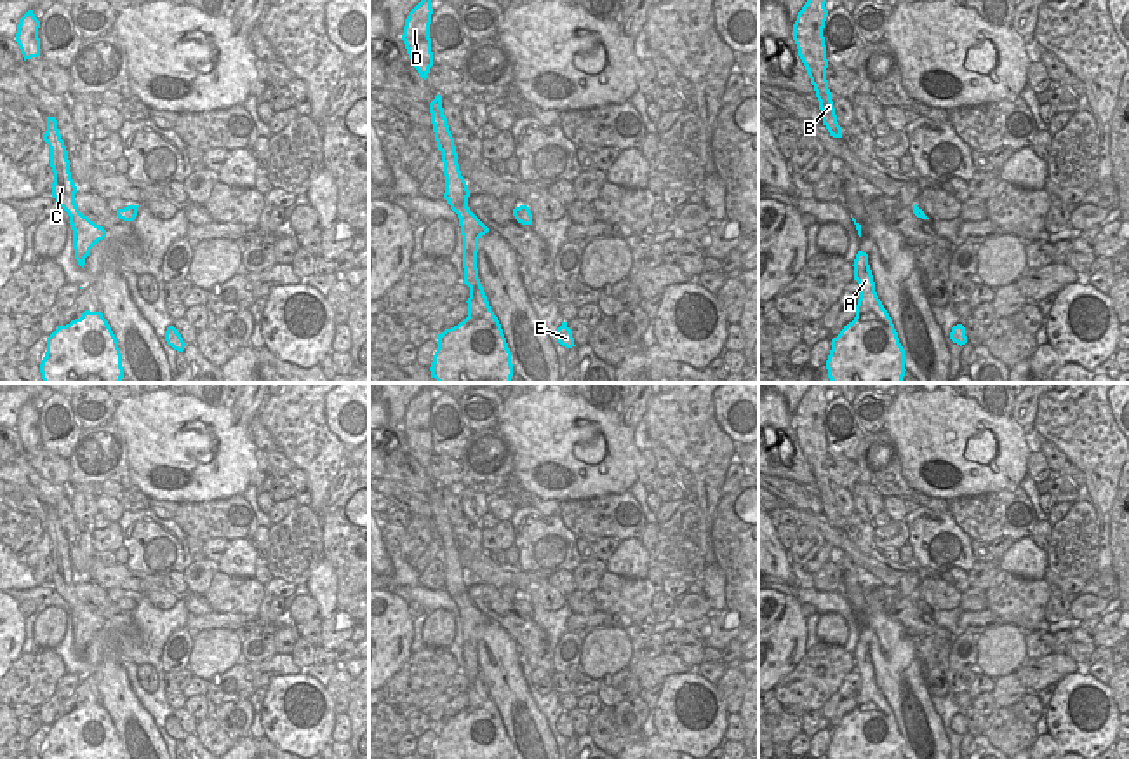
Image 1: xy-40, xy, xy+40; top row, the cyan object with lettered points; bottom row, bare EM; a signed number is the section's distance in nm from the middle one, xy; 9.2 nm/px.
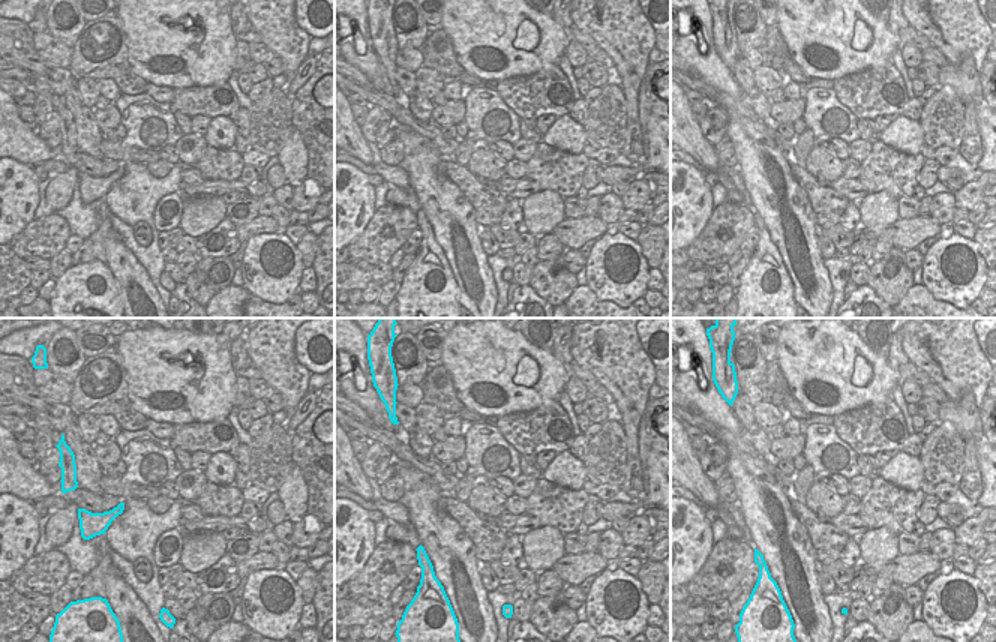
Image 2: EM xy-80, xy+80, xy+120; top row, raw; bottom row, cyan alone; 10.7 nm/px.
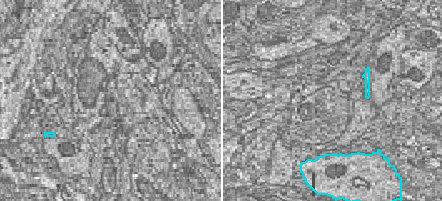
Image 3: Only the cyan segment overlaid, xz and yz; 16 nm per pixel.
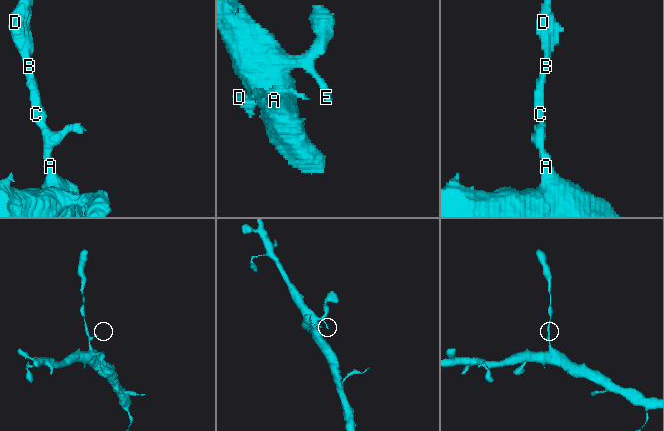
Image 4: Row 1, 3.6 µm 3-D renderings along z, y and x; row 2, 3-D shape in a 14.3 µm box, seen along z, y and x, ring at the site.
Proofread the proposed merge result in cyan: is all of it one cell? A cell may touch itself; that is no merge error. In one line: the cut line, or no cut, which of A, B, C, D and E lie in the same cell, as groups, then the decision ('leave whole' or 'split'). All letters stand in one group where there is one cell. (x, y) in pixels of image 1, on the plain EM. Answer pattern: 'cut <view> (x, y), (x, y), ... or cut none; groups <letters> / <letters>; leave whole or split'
cut xy (444, 585), (454, 587), (467, 596); groups A E / B C D; split

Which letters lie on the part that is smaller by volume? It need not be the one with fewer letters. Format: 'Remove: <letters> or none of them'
Remove: B, C, D

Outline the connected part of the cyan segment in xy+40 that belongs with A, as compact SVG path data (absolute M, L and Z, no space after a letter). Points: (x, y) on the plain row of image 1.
M858 641L852 656L859 674L856 707L832 729L826 759L905 759L905 740L875 682L868 644Z

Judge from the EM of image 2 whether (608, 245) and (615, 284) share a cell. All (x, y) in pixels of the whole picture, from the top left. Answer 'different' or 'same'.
same

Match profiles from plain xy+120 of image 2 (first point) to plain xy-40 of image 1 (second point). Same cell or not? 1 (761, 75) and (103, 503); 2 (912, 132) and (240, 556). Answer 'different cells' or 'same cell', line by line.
1: different cells
2: same cell

